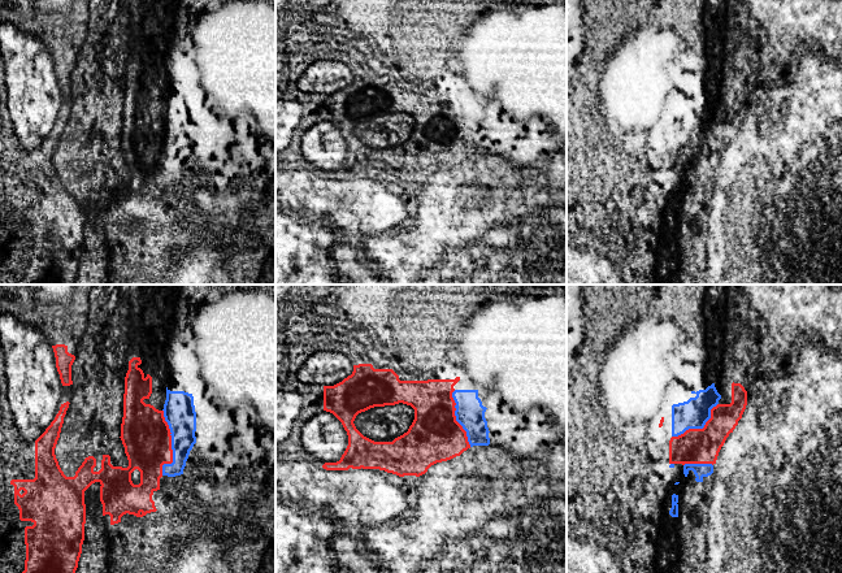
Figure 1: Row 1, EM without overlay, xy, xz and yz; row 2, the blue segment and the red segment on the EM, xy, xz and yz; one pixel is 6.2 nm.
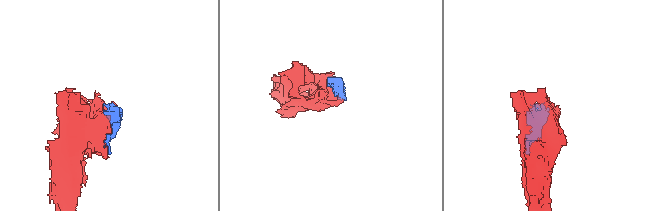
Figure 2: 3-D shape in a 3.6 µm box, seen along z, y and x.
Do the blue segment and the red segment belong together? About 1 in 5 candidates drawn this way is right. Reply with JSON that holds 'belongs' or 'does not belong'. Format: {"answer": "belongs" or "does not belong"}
{"answer": "does not belong"}

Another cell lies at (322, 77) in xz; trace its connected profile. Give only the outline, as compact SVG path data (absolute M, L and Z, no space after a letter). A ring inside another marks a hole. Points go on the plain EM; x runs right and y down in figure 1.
M316 61L298 78L299 91L313 95L334 95L351 84L352 70L340 61Z

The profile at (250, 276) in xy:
M275 220L249 253L252 260L234 285L275 285Z

